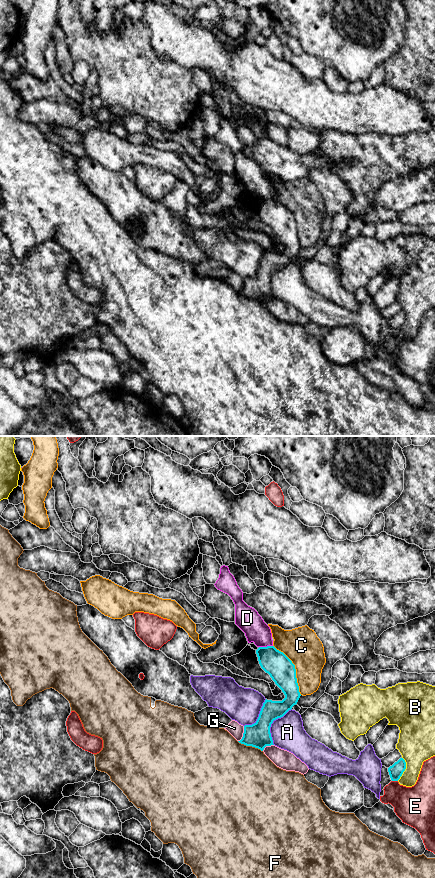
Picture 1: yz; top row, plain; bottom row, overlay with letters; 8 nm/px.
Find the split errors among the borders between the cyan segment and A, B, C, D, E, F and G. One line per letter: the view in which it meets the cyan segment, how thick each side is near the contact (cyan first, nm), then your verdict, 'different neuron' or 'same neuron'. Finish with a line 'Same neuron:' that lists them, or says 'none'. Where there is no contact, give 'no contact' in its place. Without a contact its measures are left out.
A: yz | 200/260 nm | different neuron
B: yz | 110/320 nm | different neuron
C: yz | 200/300 nm | different neuron
D: yz | 200/190 nm | different neuron
E: yz | 110/300 nm | different neuron
F: yz | 200/480 nm | different neuron
G: yz | 200/110 nm | different neuron
Same neuron: none

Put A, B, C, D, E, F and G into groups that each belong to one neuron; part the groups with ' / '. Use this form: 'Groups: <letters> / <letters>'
Groups: A / B / C / D / E / F / G

